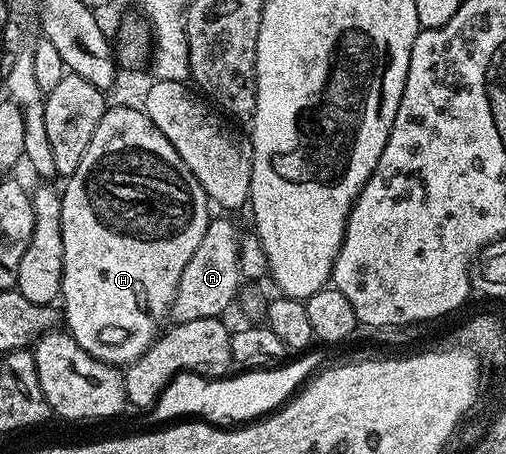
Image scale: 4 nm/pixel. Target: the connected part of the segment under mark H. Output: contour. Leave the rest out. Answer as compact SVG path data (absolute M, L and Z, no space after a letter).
M116 105L113 109L112 106L105 108L102 123L98 123L98 127L94 131L94 139L90 139L90 147L86 147L86 155L82 155L82 163L78 163L78 167L72 172L72 176L67 178L65 185L68 186L65 189L63 187L60 193L62 277L59 300L64 301L63 324L66 326L67 332L71 333L78 343L78 347L82 347L82 351L94 355L94 359L105 361L107 365L127 367L133 361L143 357L145 351L152 346L152 342L161 332L162 326L165 324L165 322L163 323L164 317L166 321L169 316L172 300L178 287L178 279L182 279L182 271L186 271L186 263L190 263L194 251L198 251L198 243L202 243L202 235L206 235L208 230L210 220L208 196L204 193L202 183L198 183L198 179L194 179L190 167L186 167L186 163L182 163L182 155L178 155L178 151L174 151L170 139L166 139L166 135L162 135L162 131L158 131L158 127L154 127L154 123L148 118L143 108L131 109L128 105Z

